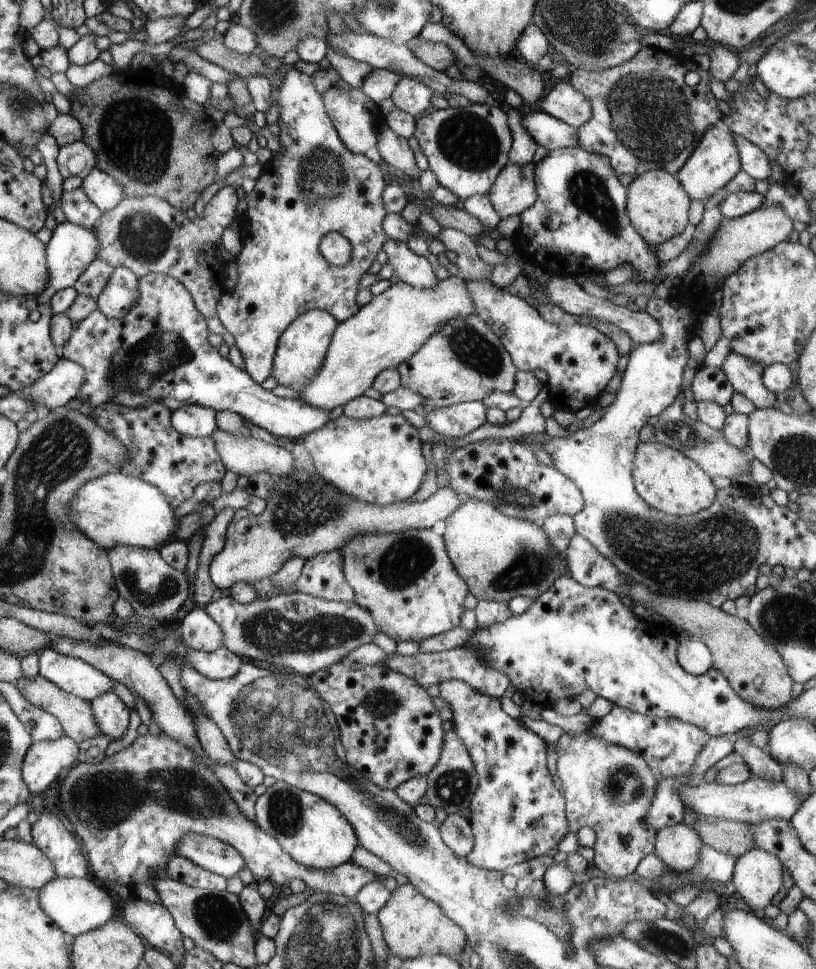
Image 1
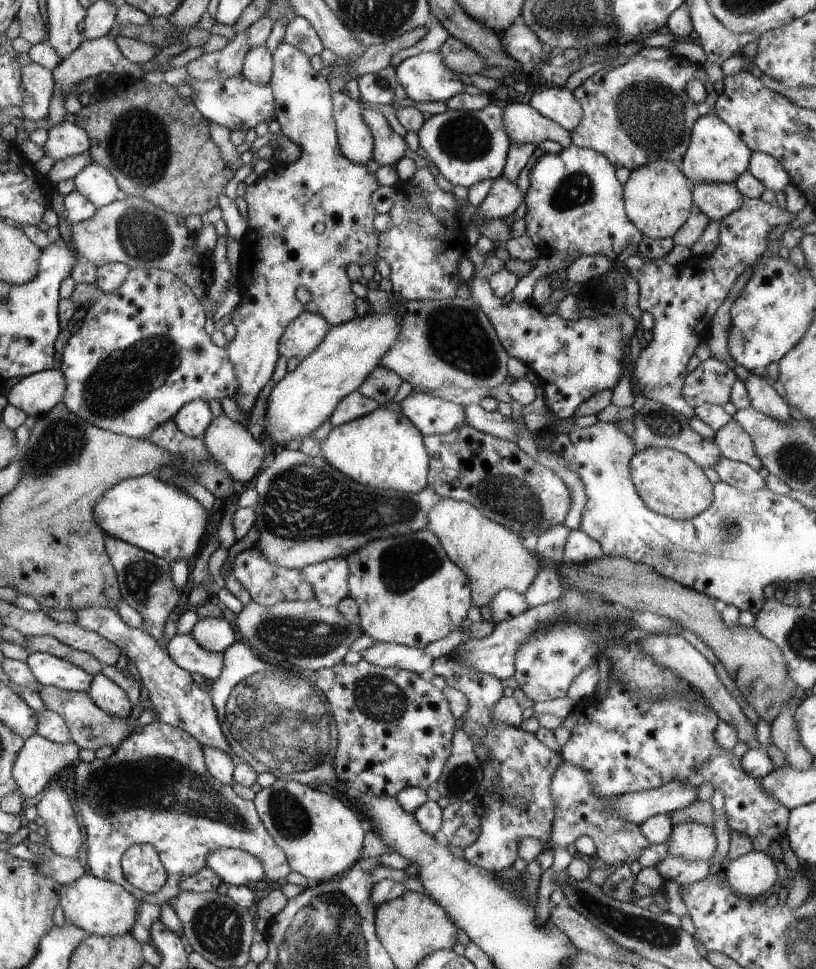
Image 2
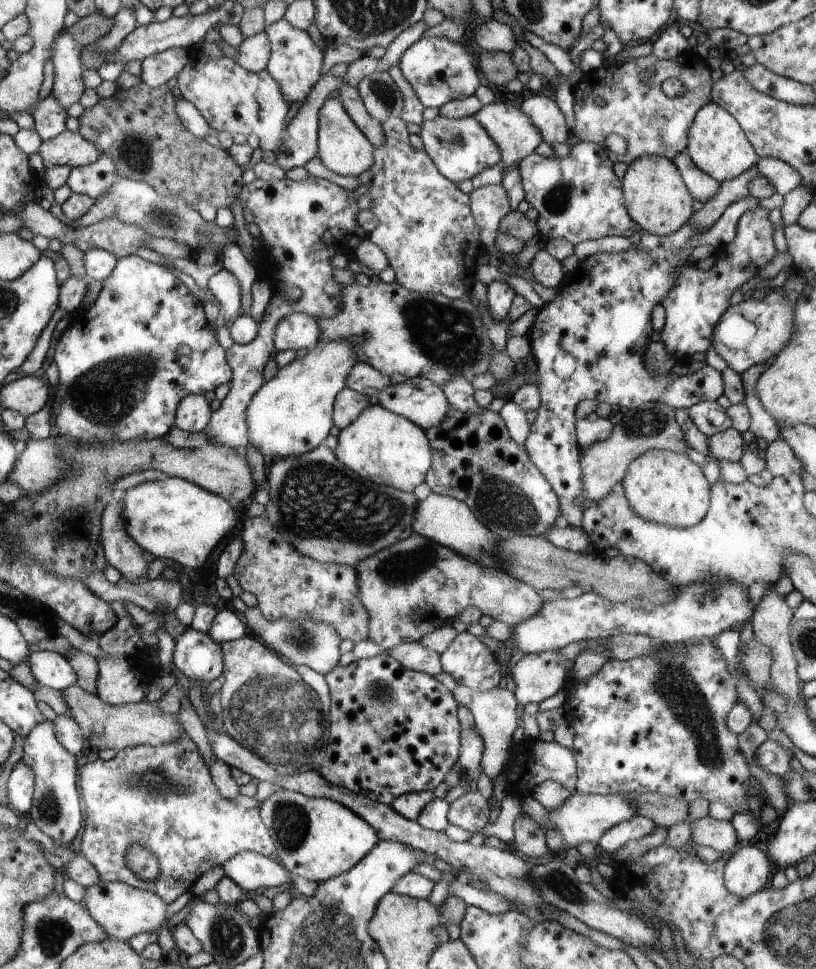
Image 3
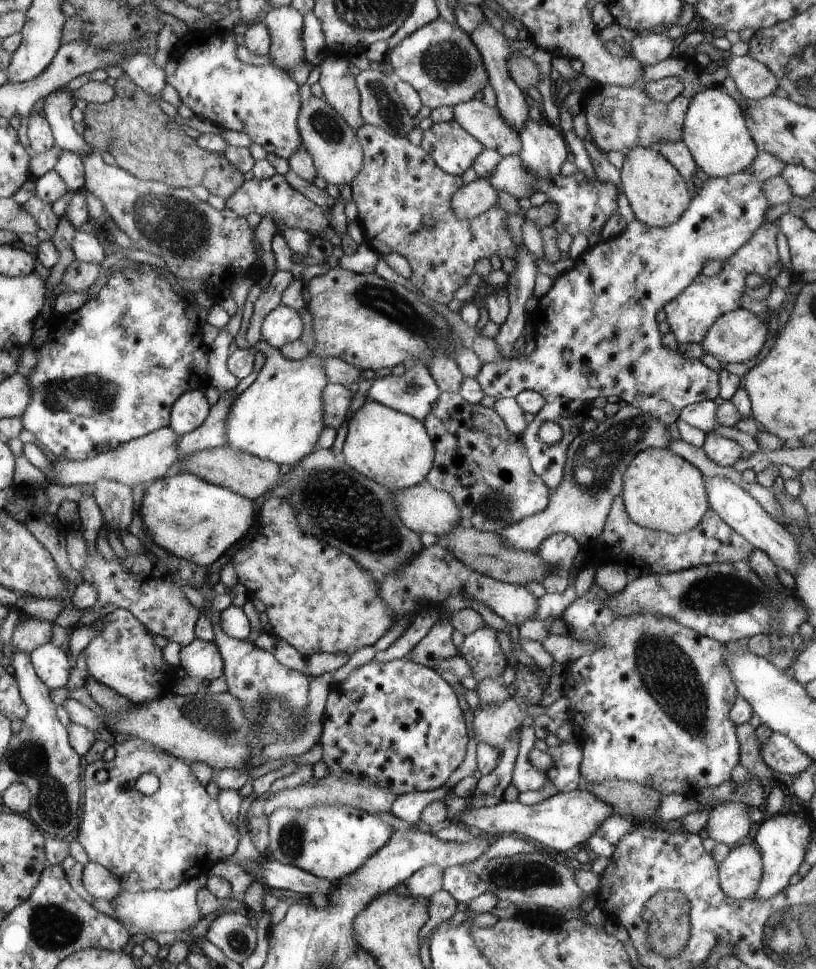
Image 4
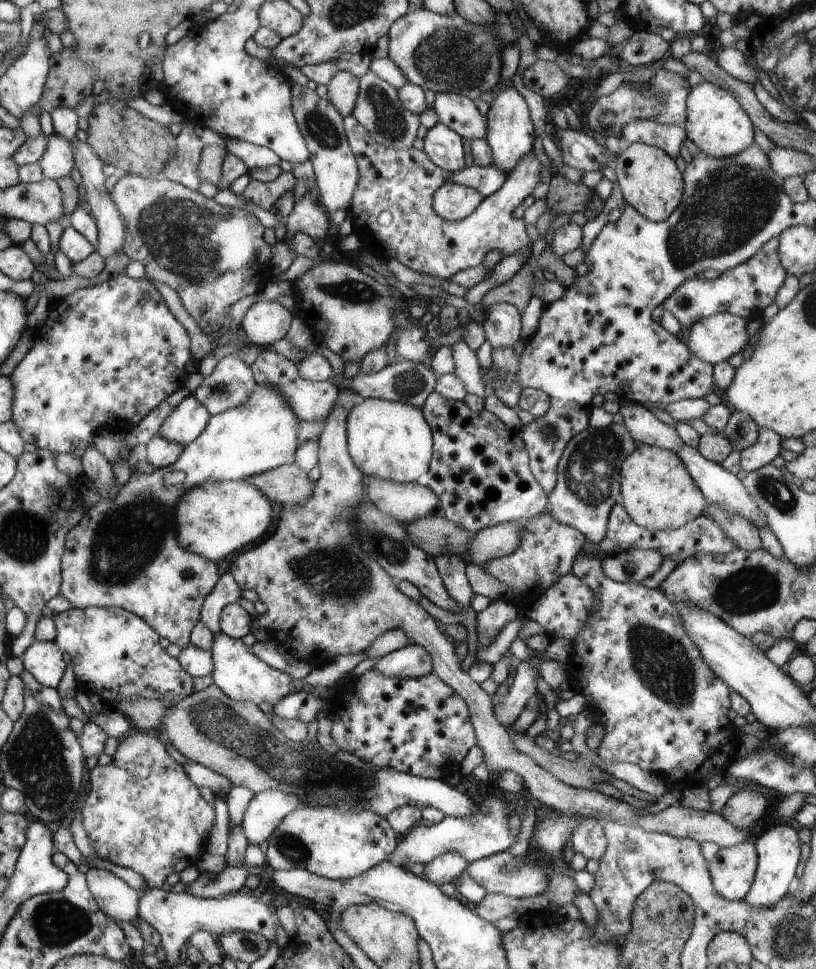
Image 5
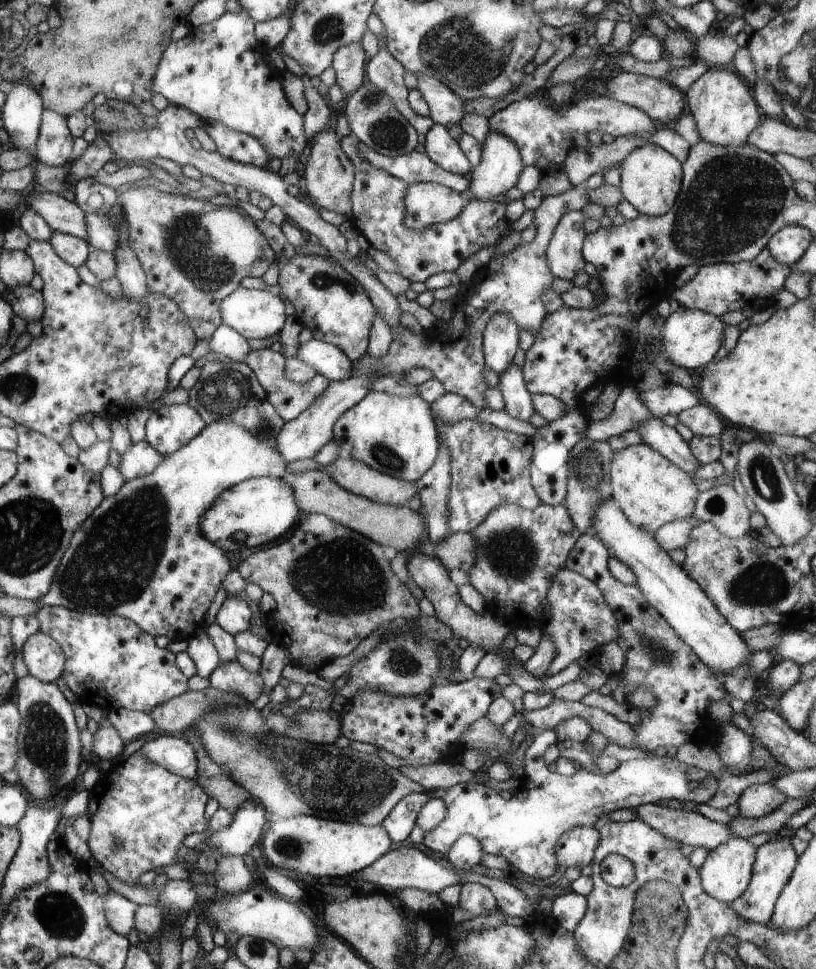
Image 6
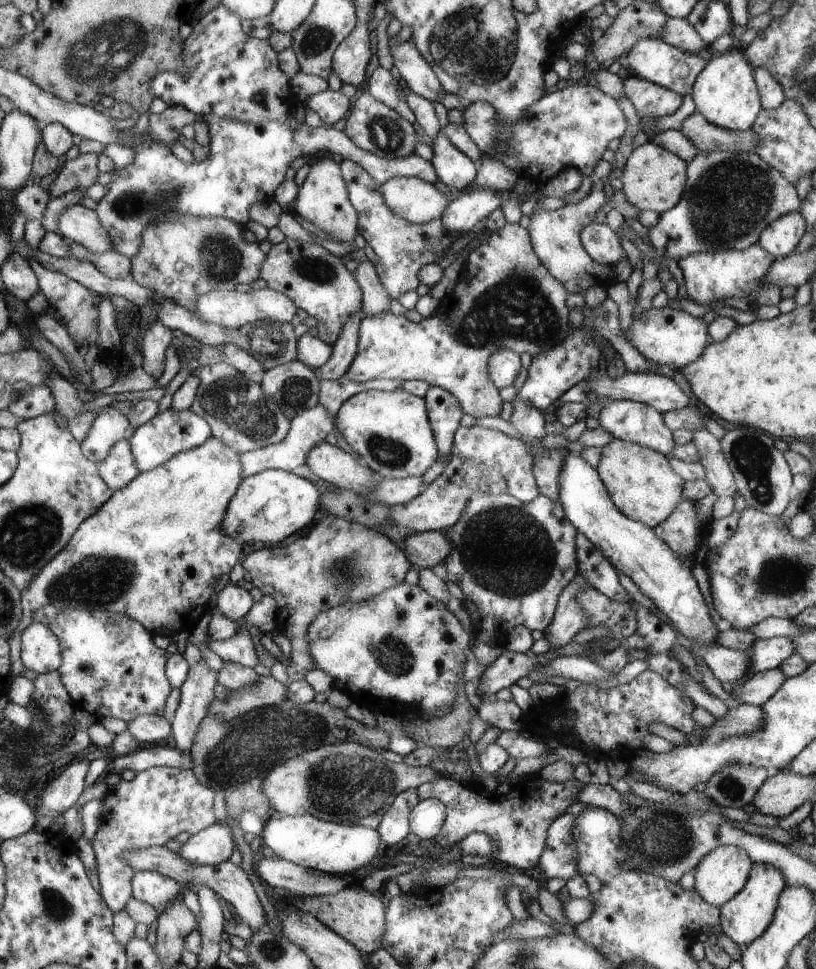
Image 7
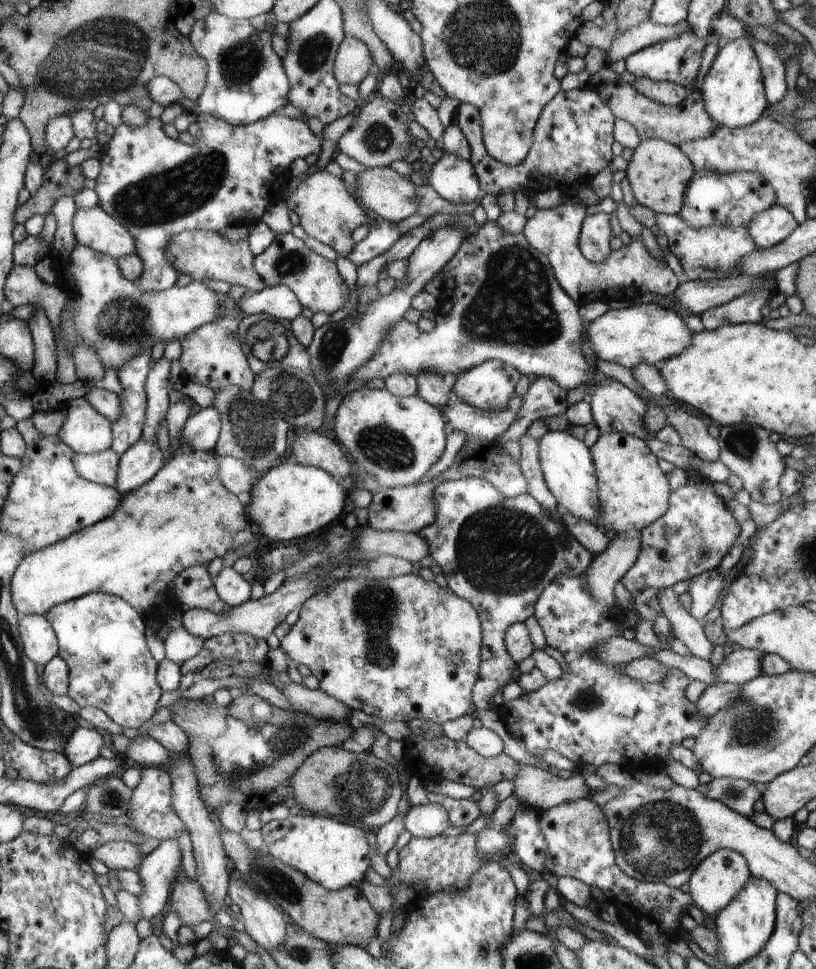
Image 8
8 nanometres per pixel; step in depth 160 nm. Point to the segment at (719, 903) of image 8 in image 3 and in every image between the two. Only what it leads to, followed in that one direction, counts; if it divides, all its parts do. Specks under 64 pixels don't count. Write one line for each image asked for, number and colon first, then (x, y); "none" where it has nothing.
3: (748, 871)
4: (740, 873)
5: (733, 869)
6: (727, 871)
7: (722, 873)

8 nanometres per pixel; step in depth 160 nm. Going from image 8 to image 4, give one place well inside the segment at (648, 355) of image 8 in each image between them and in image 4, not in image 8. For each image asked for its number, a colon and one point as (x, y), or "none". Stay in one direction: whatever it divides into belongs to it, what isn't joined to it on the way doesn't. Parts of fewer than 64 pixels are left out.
4: (737, 336)
5: (714, 339)
6: (691, 339)
7: (673, 337)

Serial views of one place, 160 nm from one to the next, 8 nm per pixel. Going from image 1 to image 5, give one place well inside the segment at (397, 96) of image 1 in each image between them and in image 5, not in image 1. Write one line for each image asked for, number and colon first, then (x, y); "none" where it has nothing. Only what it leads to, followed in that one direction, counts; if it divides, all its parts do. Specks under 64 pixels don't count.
2: (425, 77)
3: (439, 70)
4: (443, 64)
5: (446, 54)

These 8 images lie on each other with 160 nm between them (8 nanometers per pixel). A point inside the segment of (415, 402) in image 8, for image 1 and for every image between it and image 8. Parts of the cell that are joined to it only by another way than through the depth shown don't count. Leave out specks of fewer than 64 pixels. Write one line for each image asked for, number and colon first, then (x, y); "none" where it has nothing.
1: (379, 460)
2: (383, 449)
3: (380, 446)
4: (394, 449)
5: (390, 441)
6: (397, 436)
7: (391, 430)

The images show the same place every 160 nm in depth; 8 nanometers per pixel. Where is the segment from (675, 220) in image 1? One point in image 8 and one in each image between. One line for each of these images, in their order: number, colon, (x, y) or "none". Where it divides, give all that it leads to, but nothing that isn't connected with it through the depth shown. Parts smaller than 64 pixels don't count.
2: (658, 197)
3: (658, 201)
4: (658, 194)
5: (650, 181)
6: (651, 177)
7: (653, 179)
8: (658, 172)

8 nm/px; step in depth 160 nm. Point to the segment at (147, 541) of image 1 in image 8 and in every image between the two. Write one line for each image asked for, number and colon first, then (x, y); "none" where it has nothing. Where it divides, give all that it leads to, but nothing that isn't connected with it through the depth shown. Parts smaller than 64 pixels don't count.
2: (158, 518)
3: (173, 519)
4: (192, 519)
5: (216, 519)
6: (254, 513)
7: (269, 506)
8: (291, 501)

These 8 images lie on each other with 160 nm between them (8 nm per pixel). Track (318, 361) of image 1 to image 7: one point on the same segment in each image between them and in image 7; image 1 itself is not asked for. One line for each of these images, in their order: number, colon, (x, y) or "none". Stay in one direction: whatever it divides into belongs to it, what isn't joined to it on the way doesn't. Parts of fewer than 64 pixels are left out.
2: (303, 336)
3: (299, 330)
4: (283, 325)
5: (265, 323)
6: (253, 313)
7: (231, 309)

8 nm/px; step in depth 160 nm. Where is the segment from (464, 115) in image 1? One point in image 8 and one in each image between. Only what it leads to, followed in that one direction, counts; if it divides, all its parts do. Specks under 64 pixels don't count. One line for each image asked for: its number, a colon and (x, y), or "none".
2: (467, 146)
3: (461, 148)
4: (454, 149)
5: (442, 144)
6: (439, 145)
7: (456, 169)
8: (454, 179)

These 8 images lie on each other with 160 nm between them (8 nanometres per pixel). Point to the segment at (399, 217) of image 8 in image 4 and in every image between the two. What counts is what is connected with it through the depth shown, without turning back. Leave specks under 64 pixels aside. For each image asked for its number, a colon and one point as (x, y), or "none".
4: (474, 199)
5: (454, 202)
6: (427, 203)
7: (418, 201)

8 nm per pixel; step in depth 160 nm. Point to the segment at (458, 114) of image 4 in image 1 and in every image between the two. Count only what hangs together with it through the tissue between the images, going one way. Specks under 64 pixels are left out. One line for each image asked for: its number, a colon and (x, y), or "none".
1: (548, 131)
2: (523, 124)
3: (517, 138)

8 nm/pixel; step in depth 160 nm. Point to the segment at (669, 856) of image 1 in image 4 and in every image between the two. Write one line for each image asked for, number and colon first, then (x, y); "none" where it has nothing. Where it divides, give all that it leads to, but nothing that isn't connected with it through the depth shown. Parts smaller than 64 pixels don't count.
2: (694, 842)
3: (720, 835)
4: (728, 823)

